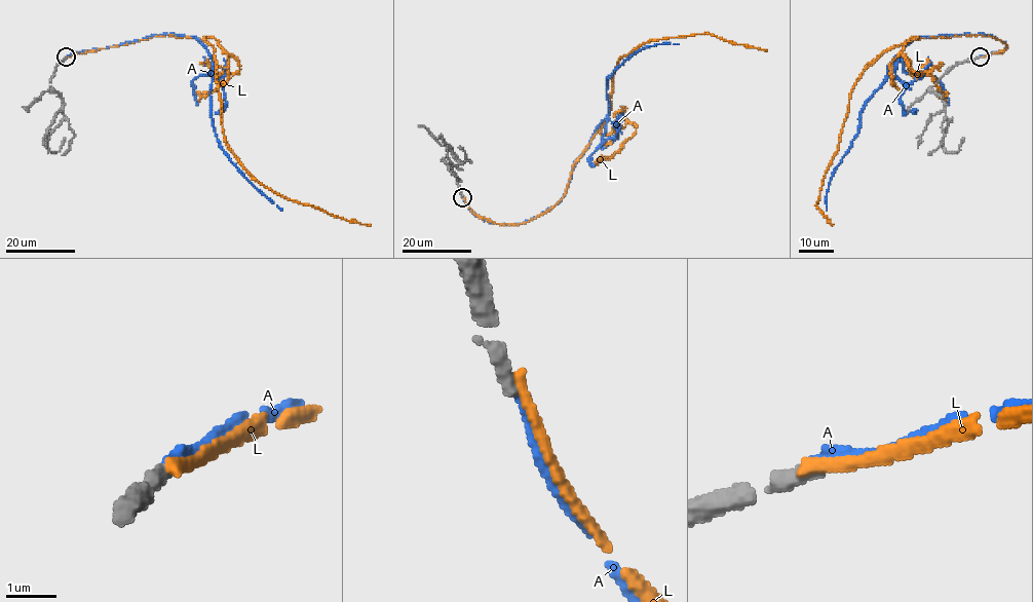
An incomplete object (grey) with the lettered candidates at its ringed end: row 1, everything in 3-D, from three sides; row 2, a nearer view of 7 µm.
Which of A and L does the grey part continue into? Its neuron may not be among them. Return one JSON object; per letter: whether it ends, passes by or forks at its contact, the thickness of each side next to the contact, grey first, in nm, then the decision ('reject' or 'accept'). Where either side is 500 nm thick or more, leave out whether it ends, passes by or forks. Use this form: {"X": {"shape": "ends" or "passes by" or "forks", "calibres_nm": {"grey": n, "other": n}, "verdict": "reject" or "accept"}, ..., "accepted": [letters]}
{"A": {"shape": "ends", "calibres_nm": {"grey": 340, "other": 220}, "verdict": "reject"}, "L": {"shape": "ends", "calibres_nm": {"grey": 340, "other": 260}, "verdict": "reject"}, "accepted": []}

